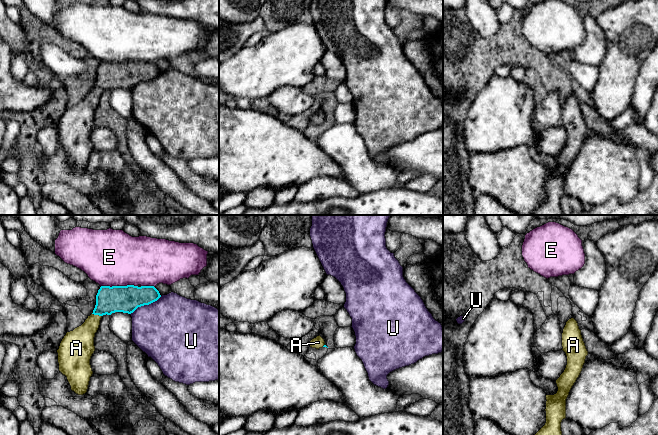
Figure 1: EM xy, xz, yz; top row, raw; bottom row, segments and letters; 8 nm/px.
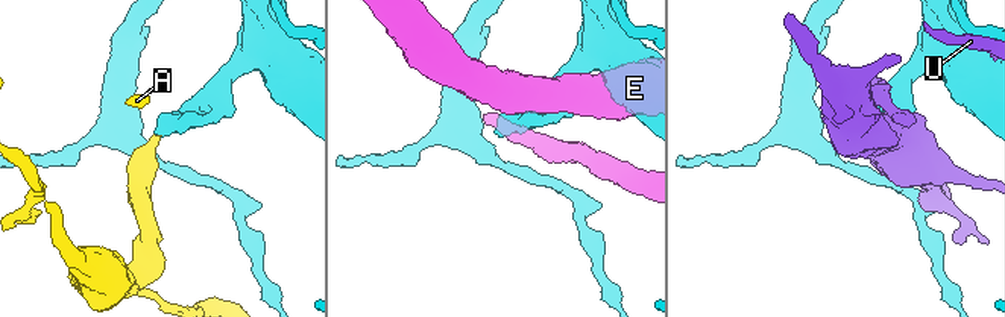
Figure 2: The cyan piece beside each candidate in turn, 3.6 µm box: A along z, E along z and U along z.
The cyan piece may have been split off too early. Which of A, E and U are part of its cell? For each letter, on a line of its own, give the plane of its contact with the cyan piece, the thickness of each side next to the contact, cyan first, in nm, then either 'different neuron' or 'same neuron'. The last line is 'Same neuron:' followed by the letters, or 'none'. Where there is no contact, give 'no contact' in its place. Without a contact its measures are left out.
A: xy | 220/200 nm | same neuron
E: xy | 220/460 nm | different neuron
U: xy | 220/460 nm | different neuron
Same neuron: A

